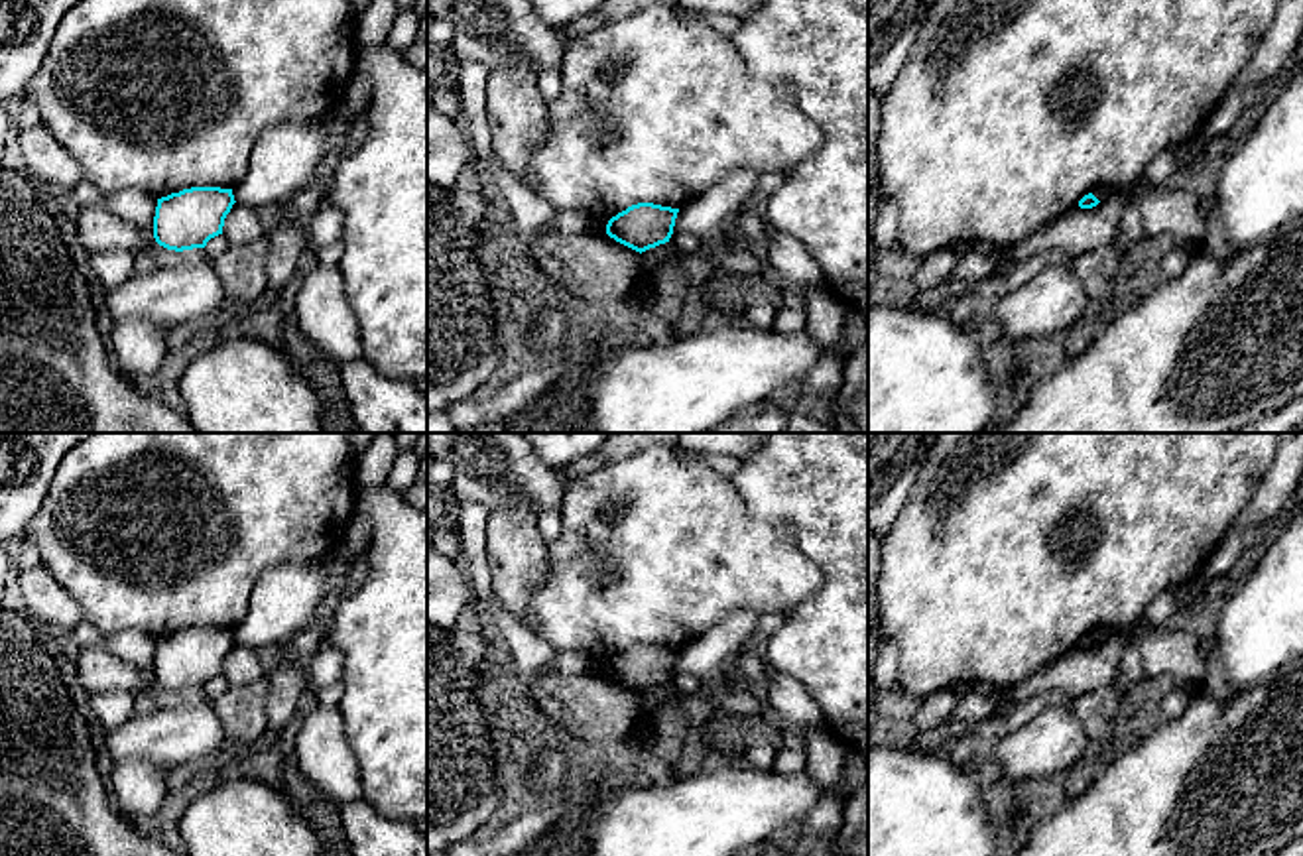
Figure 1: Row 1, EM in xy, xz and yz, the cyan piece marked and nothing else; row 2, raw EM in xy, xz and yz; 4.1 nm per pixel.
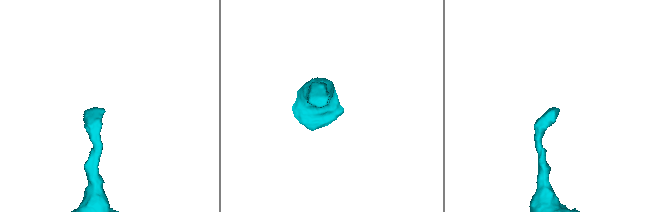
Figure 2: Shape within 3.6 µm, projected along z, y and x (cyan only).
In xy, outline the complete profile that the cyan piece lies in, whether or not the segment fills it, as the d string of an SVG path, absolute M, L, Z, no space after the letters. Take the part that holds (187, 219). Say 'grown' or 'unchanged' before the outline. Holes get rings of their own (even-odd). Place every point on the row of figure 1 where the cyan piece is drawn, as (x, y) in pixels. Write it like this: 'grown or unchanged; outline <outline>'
unchanged; outline M191 187L157 199L154 238L175 252L205 248L222 234L224 218L234 205L232 189Z

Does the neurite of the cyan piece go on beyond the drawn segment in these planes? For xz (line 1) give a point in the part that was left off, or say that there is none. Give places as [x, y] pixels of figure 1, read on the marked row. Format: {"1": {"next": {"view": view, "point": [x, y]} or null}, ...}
{"1": {"next": null}}

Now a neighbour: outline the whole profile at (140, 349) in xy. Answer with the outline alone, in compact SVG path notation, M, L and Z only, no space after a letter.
M142 317L114 323L110 346L118 372L132 382L161 370L171 354L167 327Z

